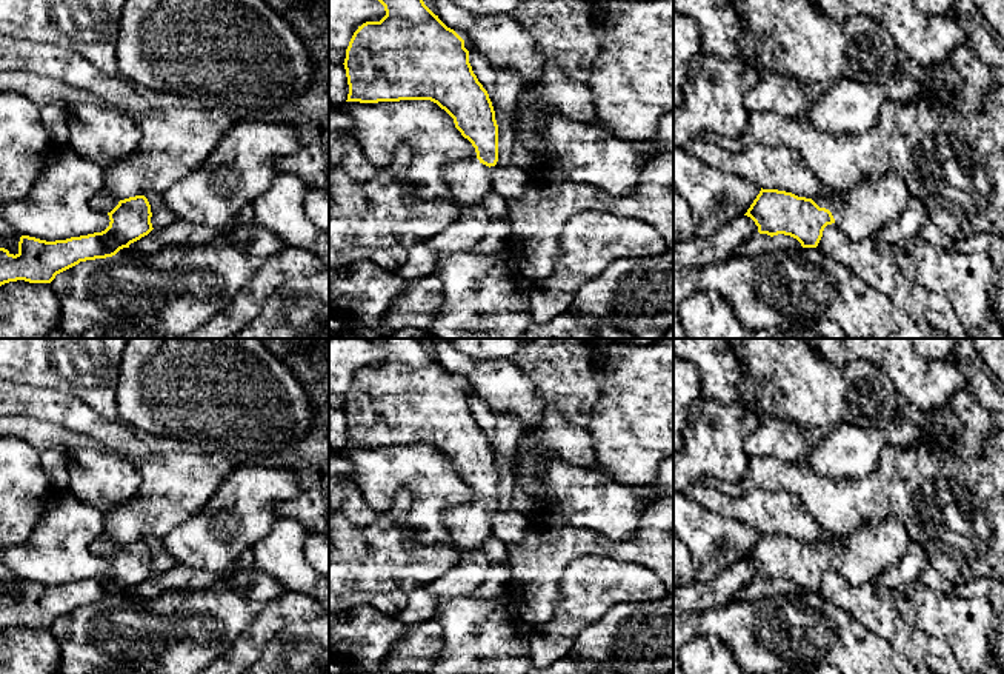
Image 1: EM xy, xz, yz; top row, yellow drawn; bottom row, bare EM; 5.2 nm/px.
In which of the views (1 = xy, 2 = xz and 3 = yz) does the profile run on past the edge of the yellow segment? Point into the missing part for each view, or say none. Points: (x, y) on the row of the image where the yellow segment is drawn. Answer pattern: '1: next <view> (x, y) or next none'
1: next xy (105, 200)
2: next xz (468, 180)
3: next yz (860, 211)

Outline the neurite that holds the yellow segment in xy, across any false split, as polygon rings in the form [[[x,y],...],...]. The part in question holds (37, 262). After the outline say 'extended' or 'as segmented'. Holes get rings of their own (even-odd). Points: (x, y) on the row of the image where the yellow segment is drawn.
[[[101,189],[91,206],[109,215],[109,226],[101,232],[55,242],[22,235],[15,255],[0,248],[0,286],[17,280],[51,283],[80,262],[112,257],[154,229],[145,195],[118,200]]] | extended

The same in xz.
[[[378,0],[386,11],[380,22],[366,22],[354,32],[346,49],[349,85],[346,102],[378,103],[431,100],[444,109],[477,155],[460,158],[441,171],[449,188],[446,200],[463,211],[477,206],[492,191],[490,168],[498,162],[498,125],[487,91],[469,63],[464,40],[447,28],[423,0]]] | extended

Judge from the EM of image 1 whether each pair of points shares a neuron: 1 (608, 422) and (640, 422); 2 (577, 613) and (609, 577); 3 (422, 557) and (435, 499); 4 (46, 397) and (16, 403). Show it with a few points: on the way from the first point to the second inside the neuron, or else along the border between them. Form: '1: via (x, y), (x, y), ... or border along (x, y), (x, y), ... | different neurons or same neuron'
1: via (615, 422), (632, 422) | same neuron
2: via (583, 603), (600, 587) | same neuron
3: border along (406, 511), (403, 527), (415, 539), (445, 543) | different neurons
4: via (39, 400), (23, 400) | same neuron

